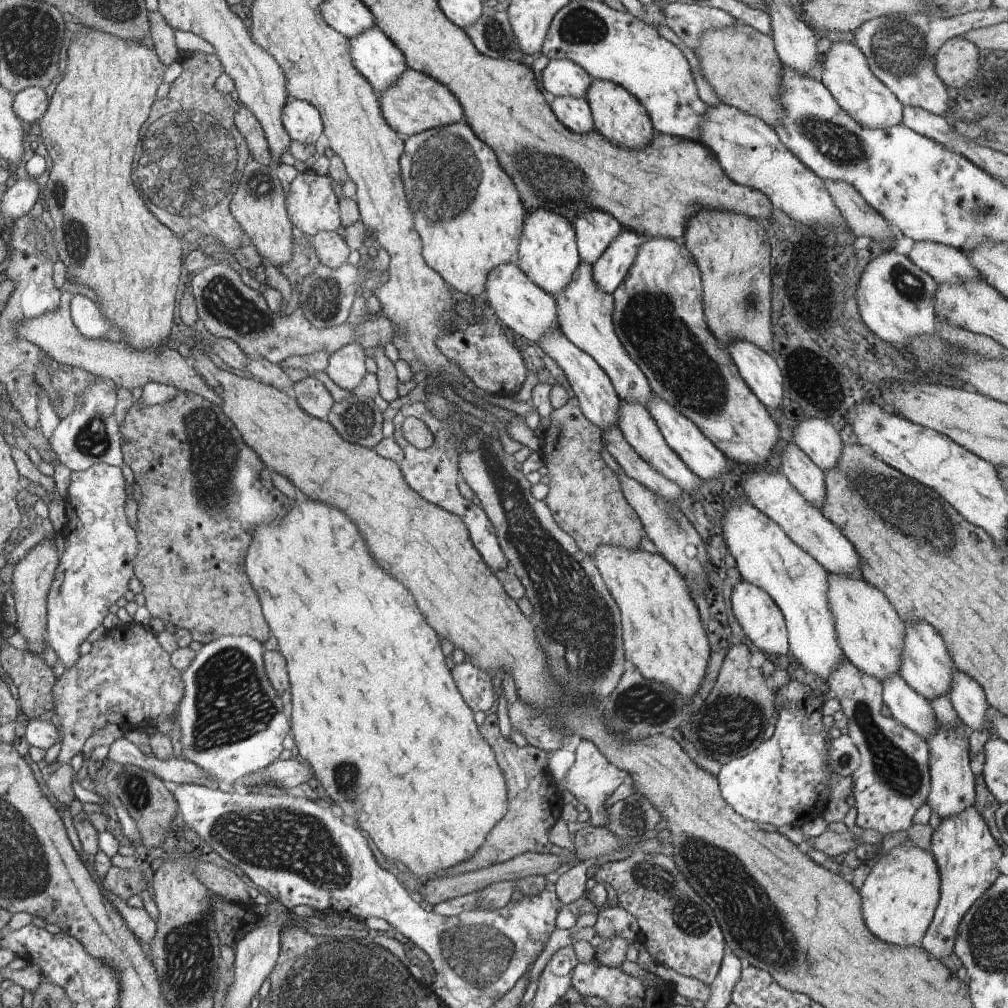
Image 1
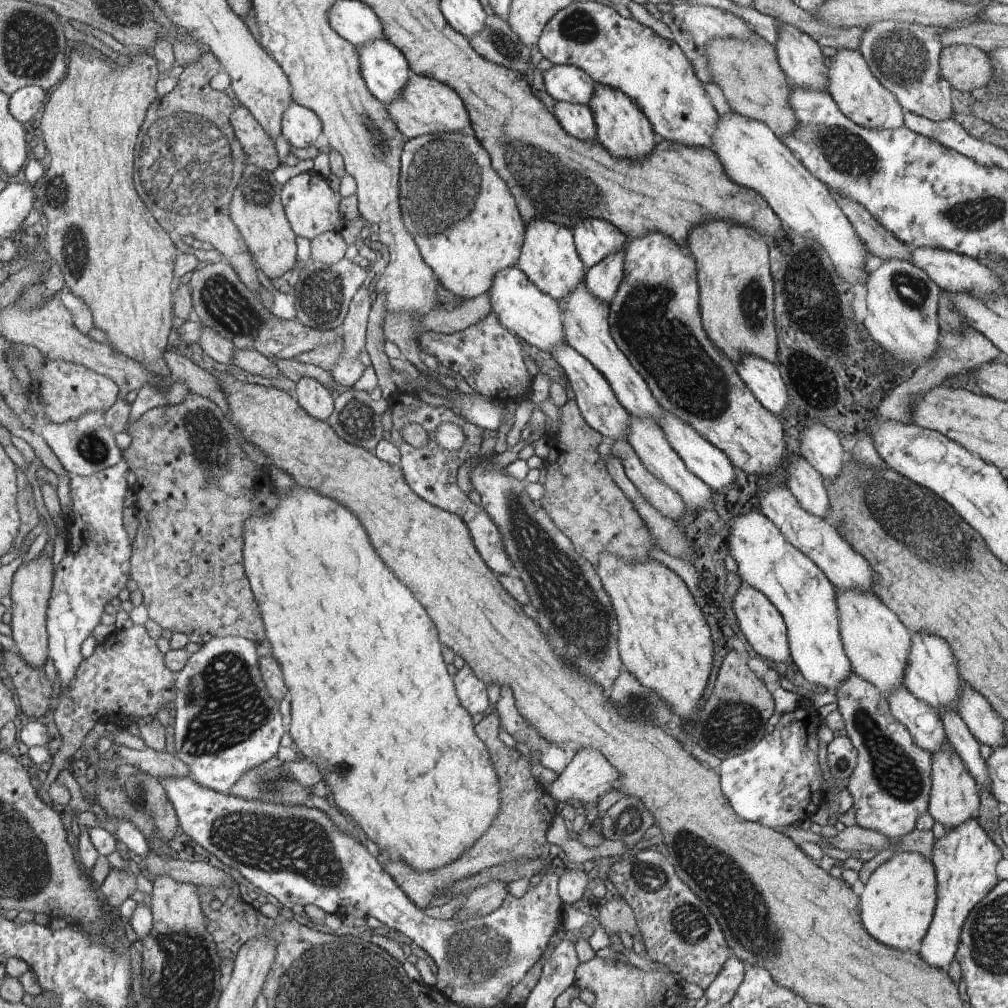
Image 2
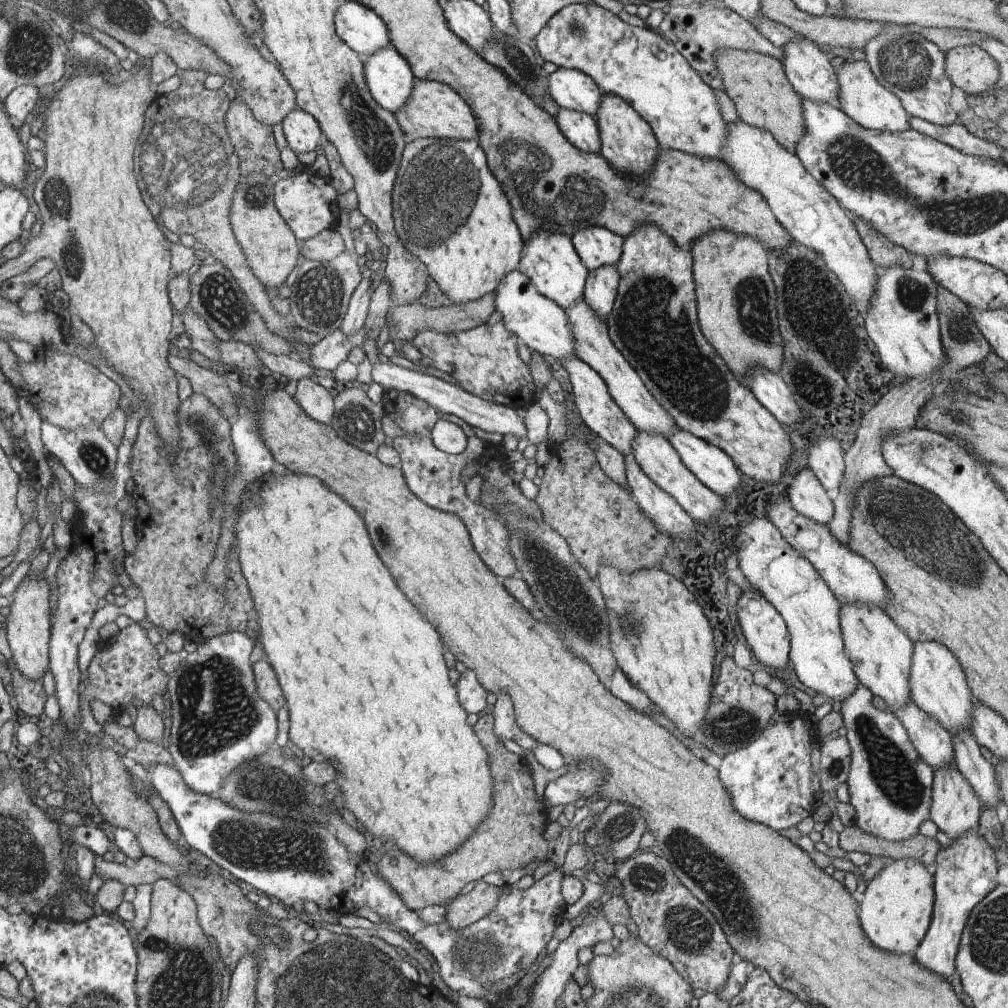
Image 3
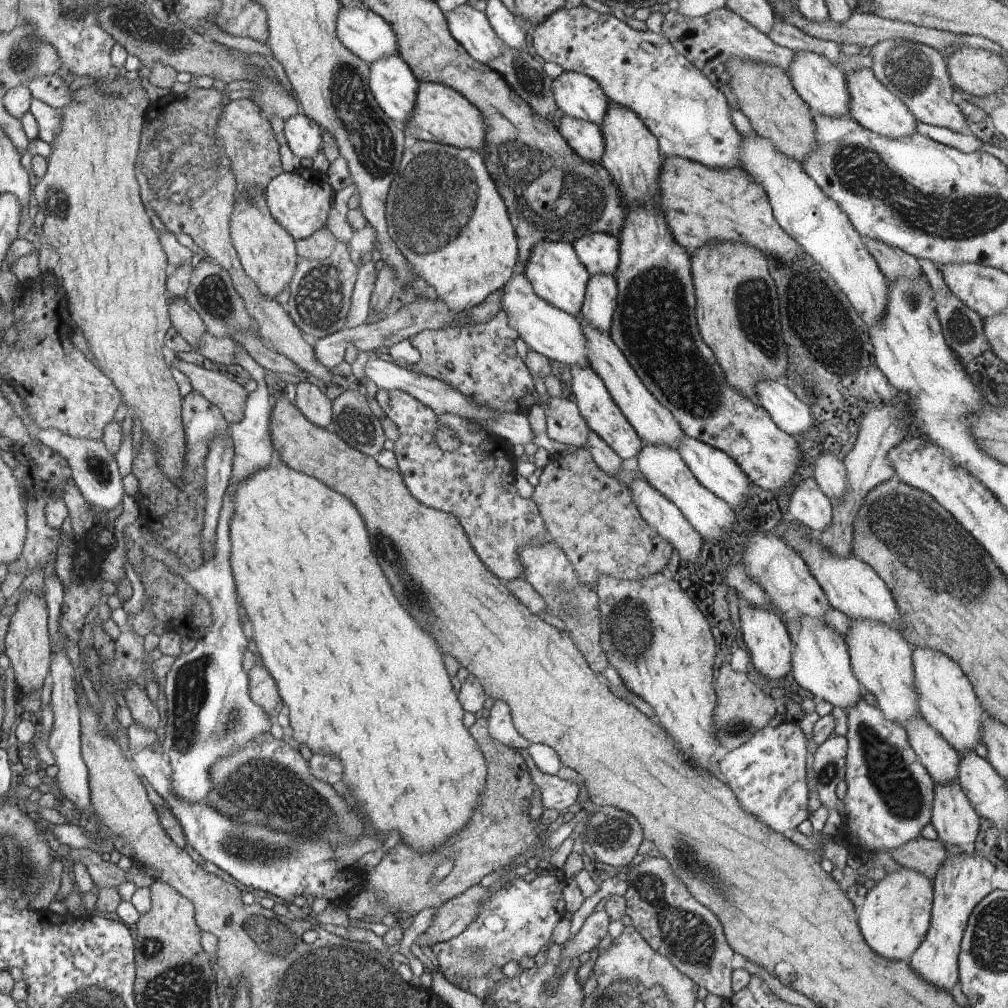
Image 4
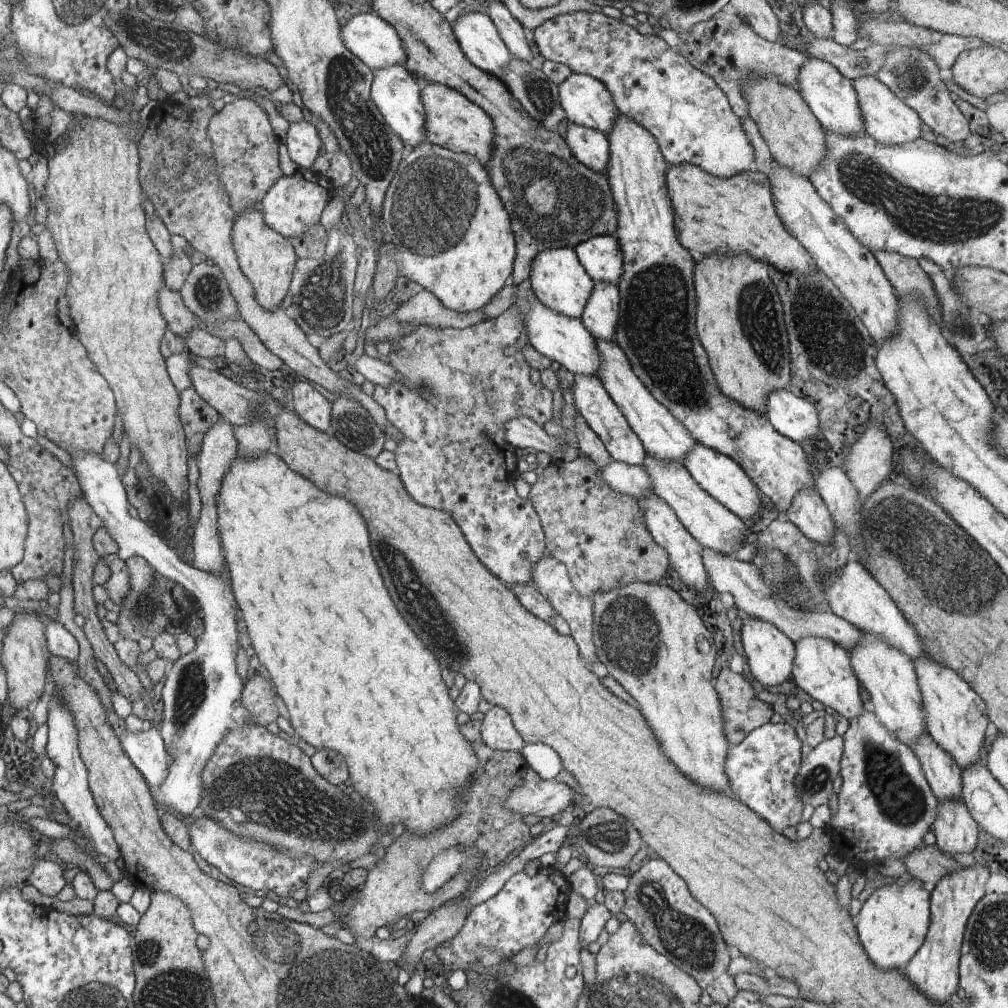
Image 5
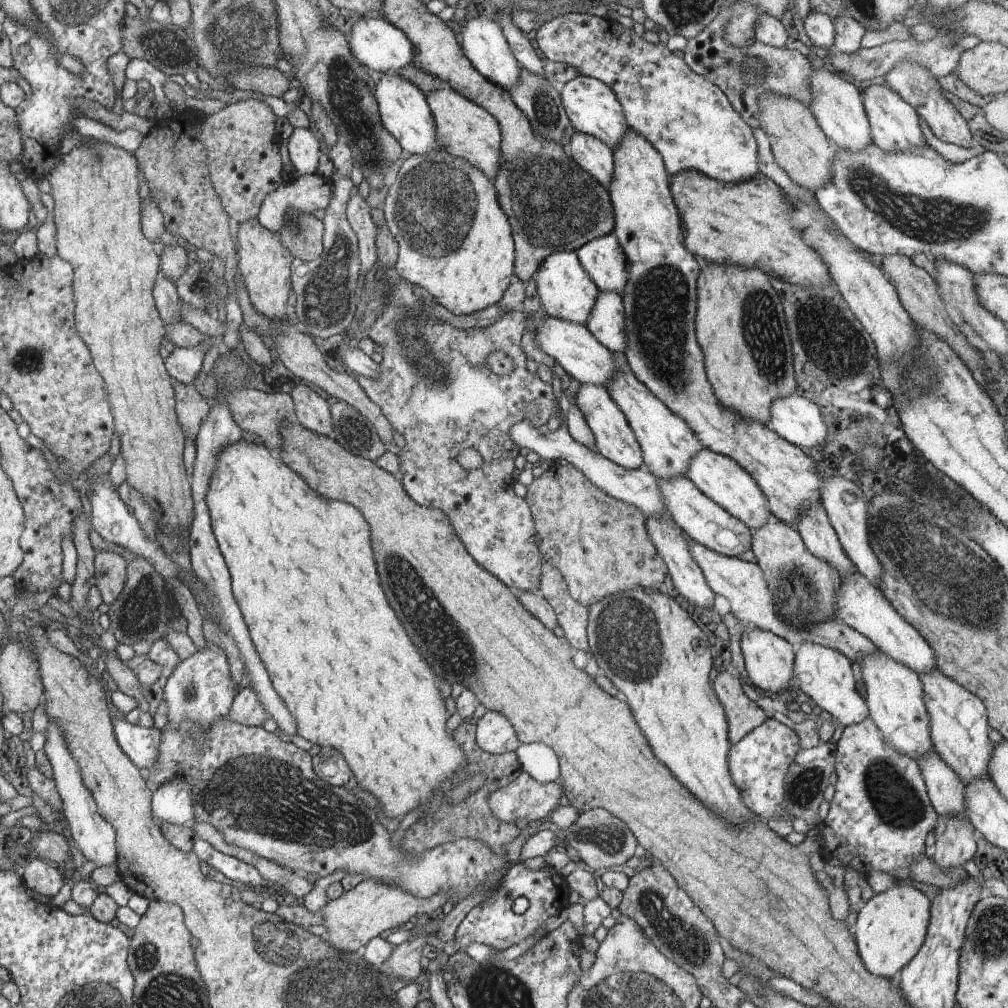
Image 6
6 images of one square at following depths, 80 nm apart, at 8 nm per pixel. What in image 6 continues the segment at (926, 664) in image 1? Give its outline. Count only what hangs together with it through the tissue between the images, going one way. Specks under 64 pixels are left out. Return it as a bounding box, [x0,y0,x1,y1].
[919,669,994,786]

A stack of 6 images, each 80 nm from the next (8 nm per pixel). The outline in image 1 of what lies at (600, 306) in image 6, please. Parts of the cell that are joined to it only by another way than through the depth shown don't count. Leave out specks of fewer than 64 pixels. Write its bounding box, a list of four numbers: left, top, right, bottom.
[593,227,649,293]

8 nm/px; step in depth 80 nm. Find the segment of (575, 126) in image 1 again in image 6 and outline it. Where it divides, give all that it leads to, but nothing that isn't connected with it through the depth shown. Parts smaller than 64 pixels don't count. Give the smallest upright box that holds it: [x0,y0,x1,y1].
[569,132,614,188]

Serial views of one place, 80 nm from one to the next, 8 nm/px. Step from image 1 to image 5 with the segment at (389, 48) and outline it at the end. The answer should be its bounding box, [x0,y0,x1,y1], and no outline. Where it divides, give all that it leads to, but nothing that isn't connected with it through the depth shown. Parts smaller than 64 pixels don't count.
[371,64,426,149]

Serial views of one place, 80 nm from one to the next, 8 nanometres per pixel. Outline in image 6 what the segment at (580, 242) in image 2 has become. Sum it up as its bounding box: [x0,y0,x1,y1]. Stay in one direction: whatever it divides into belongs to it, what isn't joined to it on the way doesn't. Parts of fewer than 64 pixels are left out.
[575,233,629,294]

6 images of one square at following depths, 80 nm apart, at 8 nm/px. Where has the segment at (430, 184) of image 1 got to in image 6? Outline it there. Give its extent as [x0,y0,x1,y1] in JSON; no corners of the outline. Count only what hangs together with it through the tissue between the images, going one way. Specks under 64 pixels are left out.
[382,150,514,316]

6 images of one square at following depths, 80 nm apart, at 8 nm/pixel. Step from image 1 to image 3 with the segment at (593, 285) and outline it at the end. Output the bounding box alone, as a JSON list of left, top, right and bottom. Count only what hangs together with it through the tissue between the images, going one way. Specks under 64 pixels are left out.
[566,296,678,438]

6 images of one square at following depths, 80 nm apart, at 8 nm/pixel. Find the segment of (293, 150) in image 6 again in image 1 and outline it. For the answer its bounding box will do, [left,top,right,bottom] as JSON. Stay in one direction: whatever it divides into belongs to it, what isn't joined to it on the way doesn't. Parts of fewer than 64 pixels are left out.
[283,95,323,145]

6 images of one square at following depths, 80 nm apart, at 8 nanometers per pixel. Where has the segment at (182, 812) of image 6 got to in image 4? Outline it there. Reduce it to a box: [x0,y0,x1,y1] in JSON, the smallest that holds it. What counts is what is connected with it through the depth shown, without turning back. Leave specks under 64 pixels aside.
[38,429,274,804]

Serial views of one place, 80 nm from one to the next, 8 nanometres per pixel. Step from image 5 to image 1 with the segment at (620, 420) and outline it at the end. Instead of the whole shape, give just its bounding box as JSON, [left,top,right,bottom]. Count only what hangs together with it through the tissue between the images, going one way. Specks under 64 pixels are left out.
[538,325,619,430]

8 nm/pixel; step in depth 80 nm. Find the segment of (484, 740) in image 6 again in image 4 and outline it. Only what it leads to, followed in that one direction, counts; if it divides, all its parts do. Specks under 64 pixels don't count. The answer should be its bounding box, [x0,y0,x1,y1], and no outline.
[491,700,531,750]

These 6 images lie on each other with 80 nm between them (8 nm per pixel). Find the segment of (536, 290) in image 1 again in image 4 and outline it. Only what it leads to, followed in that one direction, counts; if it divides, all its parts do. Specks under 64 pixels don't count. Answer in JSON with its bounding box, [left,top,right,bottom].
[501,273,589,366]

